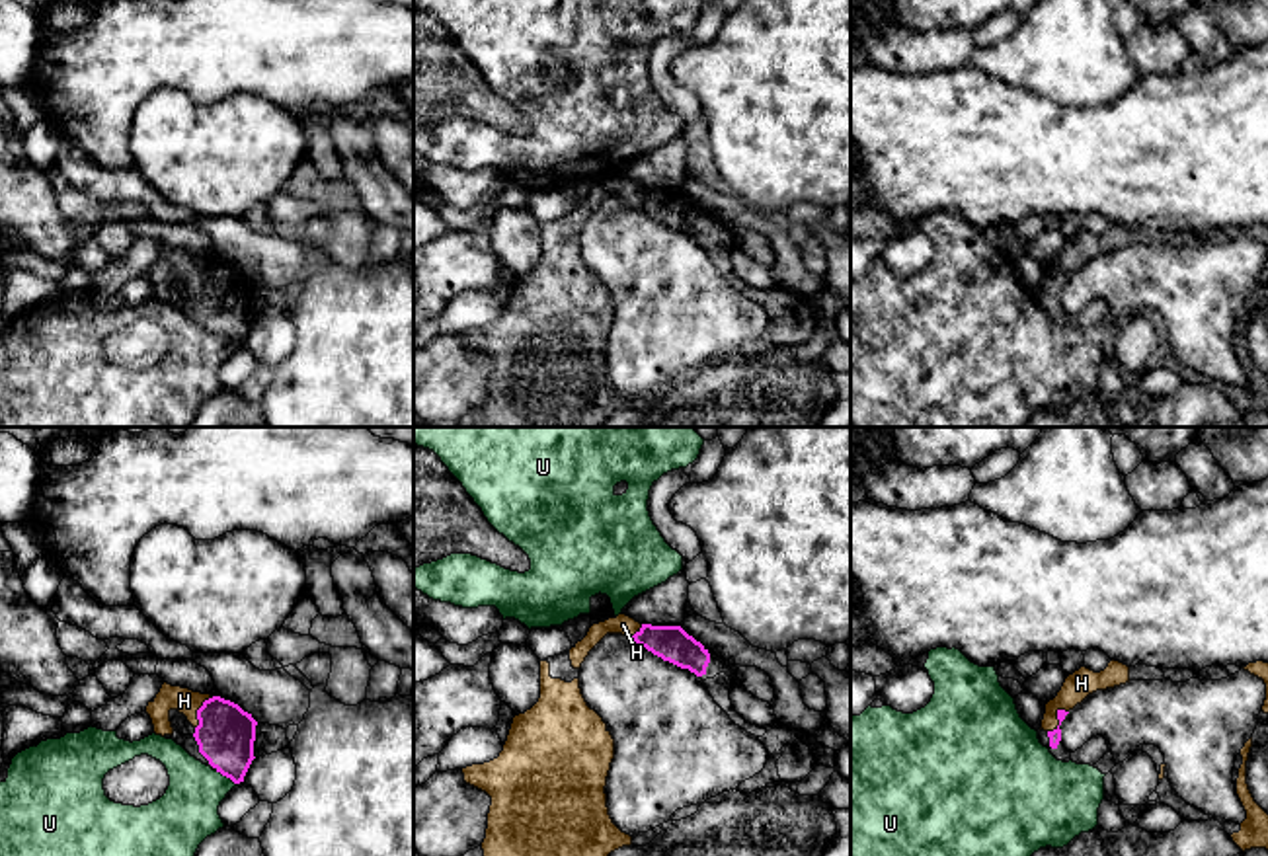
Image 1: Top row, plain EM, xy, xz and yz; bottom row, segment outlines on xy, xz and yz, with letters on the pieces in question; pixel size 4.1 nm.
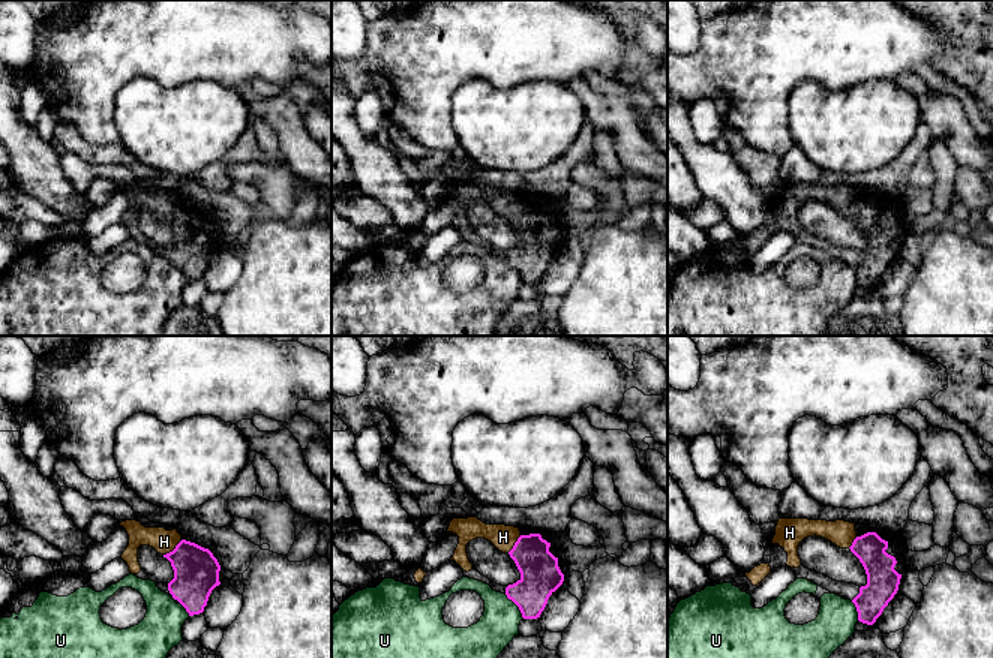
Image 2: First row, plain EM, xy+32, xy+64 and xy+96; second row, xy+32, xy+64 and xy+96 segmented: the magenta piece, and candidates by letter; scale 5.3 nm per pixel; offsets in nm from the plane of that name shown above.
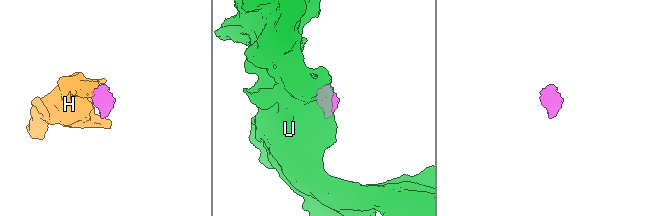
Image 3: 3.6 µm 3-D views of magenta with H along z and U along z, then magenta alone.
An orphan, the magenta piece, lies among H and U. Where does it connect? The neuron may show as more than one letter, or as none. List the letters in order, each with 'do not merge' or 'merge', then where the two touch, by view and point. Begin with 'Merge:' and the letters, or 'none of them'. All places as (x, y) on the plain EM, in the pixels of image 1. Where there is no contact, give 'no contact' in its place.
Merge: H
H: merge; meets magenta in yz at (1058, 281)
U: do not merge; meets magenta in xy at (225, 338)

